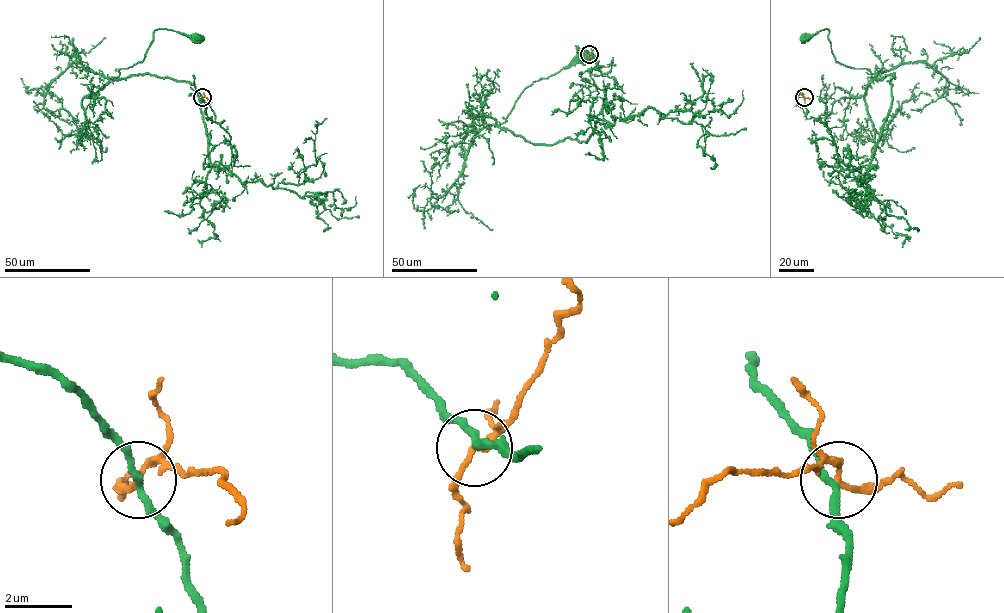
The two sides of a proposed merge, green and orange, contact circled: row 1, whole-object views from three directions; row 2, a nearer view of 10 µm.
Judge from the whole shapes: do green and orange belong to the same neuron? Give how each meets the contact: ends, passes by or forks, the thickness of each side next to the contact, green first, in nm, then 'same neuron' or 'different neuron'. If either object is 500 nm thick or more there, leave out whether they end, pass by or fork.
green passes by | orange passes by | 200/170 nm | different neuron

